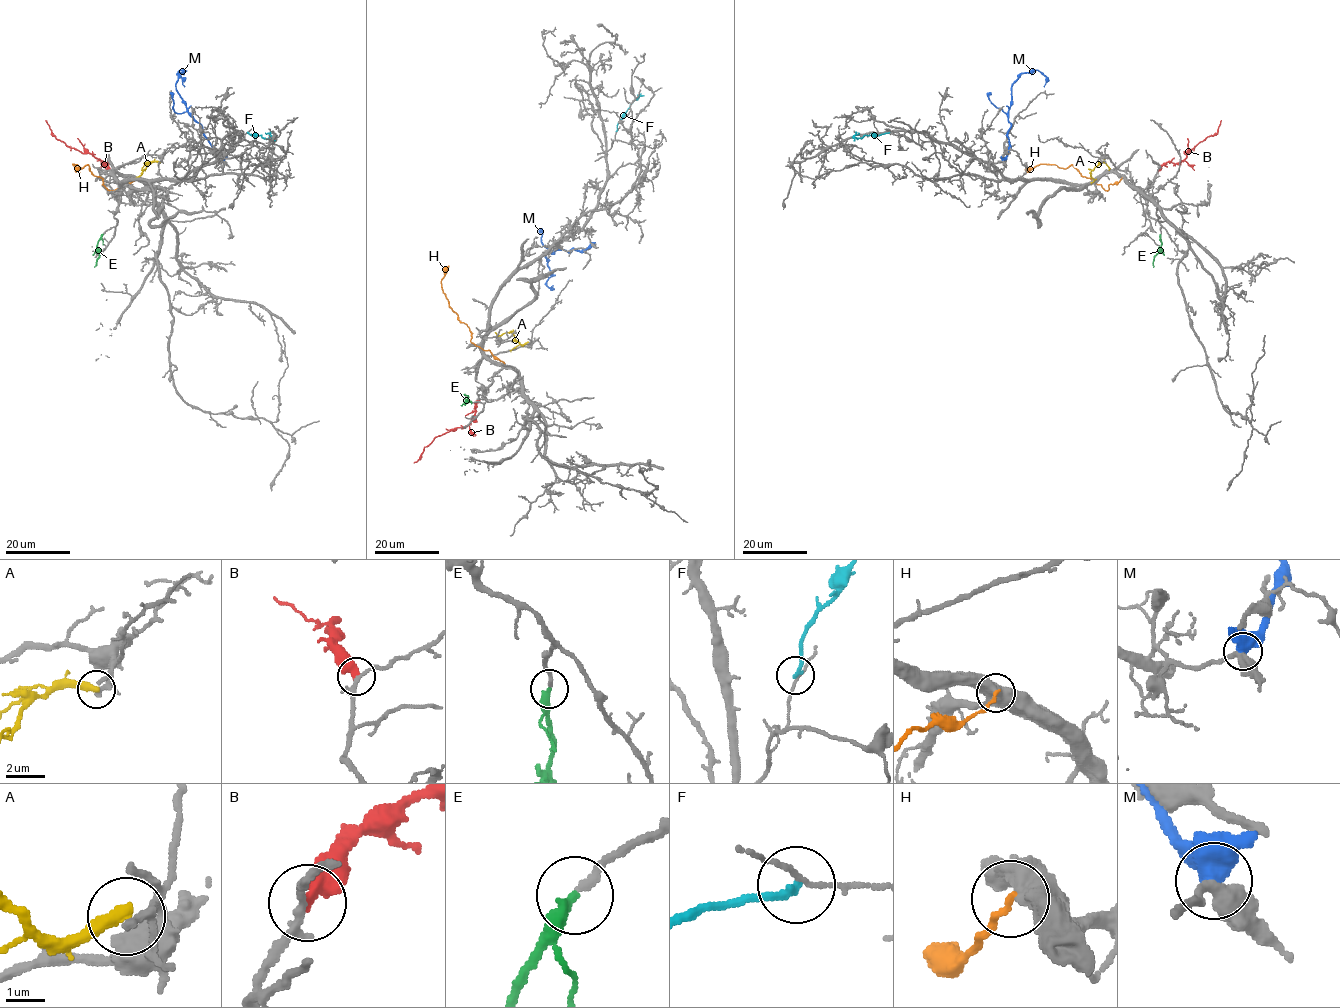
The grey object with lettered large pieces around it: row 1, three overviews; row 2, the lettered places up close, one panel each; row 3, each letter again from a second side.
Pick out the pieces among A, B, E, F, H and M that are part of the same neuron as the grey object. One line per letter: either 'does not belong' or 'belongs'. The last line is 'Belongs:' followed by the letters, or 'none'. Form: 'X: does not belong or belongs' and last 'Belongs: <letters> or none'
A: does not belong
B: belongs
E: belongs
F: does not belong
H: does not belong
M: does not belong
Belongs: B, E

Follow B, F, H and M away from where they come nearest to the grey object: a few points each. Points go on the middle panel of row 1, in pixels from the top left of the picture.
B: (479, 399), (468, 424), (436, 436), (413, 462)
F: (616, 131), (619, 121), (640, 96), (633, 100)
H: (504, 363), (489, 350), (470, 341), (469, 328), (450, 307), (441, 279), (448, 265)
M: (591, 244), (582, 251), (557, 249), (544, 253), (551, 276), (546, 282), (549, 287), (553, 286)

